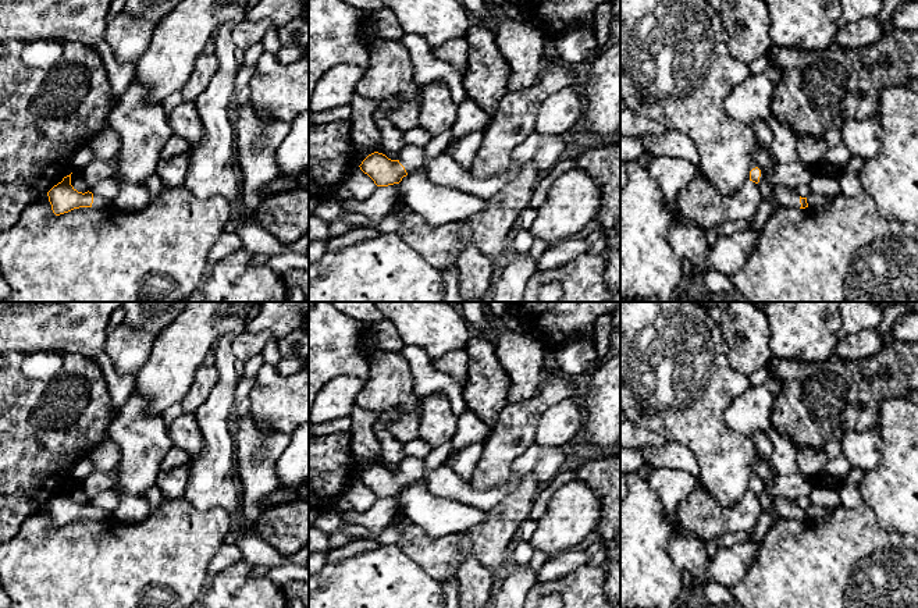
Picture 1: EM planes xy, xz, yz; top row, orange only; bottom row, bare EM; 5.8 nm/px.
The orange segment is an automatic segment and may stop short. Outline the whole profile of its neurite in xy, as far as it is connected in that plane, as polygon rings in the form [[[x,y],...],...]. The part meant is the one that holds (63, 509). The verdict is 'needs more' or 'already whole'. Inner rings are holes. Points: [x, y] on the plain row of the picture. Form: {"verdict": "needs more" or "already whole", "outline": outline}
{"verdict": "needs more", "outline": [[[71,486],[64,488],[61,494],[54,497],[49,504],[49,513],[51,516],[51,522],[56,527],[68,525],[74,520],[79,519],[95,519],[95,520],[106,520],[111,519],[113,515],[110,511],[106,511],[99,506],[93,506],[92,504],[78,504],[71,497]]]}

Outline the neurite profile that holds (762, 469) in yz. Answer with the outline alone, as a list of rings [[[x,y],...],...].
[[[758,454],[754,455],[751,463],[751,474],[761,479],[765,483],[765,488],[769,490],[778,477],[769,461],[765,461]]]

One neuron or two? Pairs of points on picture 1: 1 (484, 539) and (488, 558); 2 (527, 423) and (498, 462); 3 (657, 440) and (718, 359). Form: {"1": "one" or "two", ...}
{"1": "one", "2": "one", "3": "two"}

